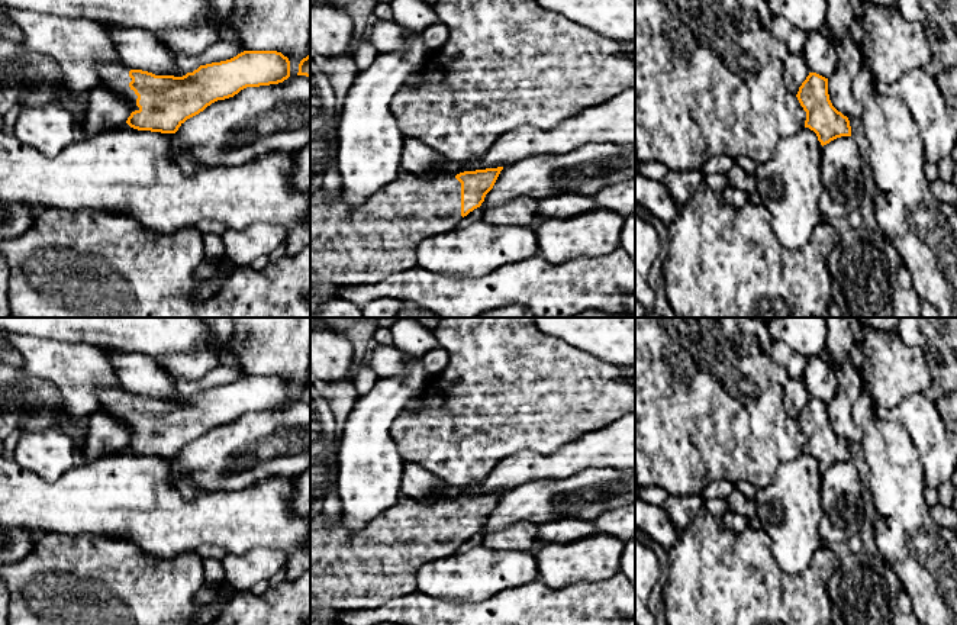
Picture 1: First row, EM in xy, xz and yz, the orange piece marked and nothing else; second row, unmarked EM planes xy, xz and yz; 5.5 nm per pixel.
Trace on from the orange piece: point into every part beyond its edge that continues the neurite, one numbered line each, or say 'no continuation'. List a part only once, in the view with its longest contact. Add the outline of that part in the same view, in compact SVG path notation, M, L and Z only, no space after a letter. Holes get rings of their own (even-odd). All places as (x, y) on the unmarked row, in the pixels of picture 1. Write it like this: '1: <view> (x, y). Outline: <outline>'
1: xy (116, 402). Outline: M102 387L97 390L97 397L100 402L99 410L106 410L110 415L123 421L130 428L132 436L135 436L135 435L139 435L139 432L136 431L138 421L129 412L129 407L132 406L132 403L129 402L129 396L130 393L122 389Z

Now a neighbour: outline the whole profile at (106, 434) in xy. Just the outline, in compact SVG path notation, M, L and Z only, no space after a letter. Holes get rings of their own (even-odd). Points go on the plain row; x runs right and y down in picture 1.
M106 410L91 413L86 425L86 439L77 452L78 463L90 463L122 452L132 438L130 428Z

